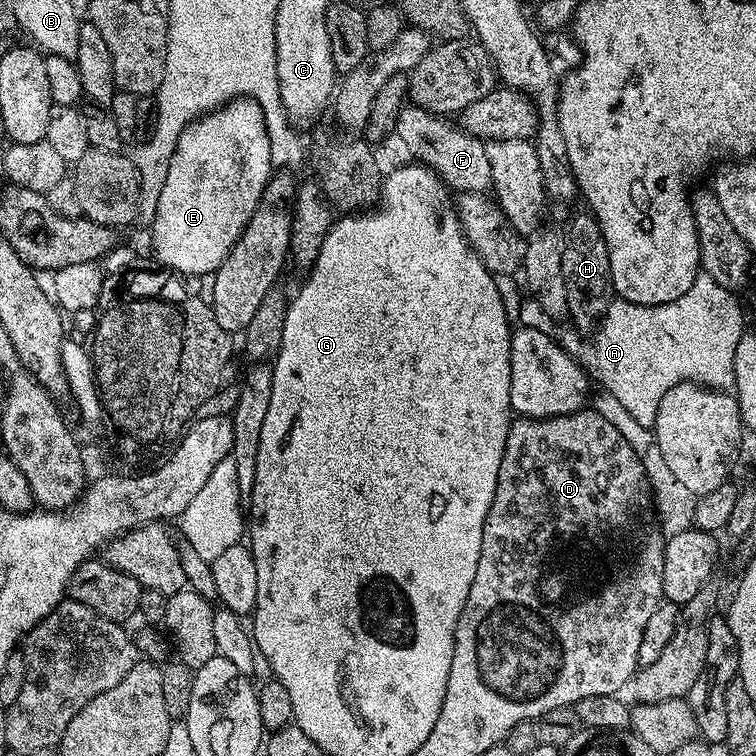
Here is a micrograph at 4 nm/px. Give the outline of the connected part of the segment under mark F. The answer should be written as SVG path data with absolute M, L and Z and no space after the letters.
M409 103L397 115L394 136L395 139L400 139L401 146L412 155L409 157L413 161L431 168L449 189L460 188L461 193L487 193L491 189L490 162L486 159L485 141L465 132L459 123L435 116L433 112L427 112L418 105Z

